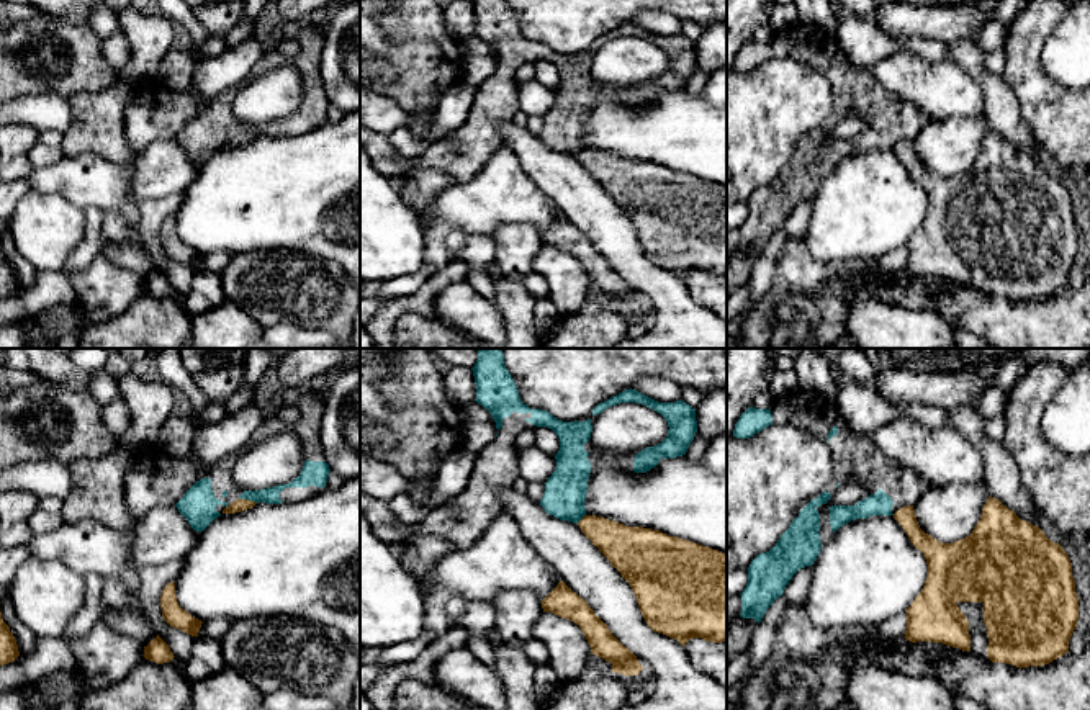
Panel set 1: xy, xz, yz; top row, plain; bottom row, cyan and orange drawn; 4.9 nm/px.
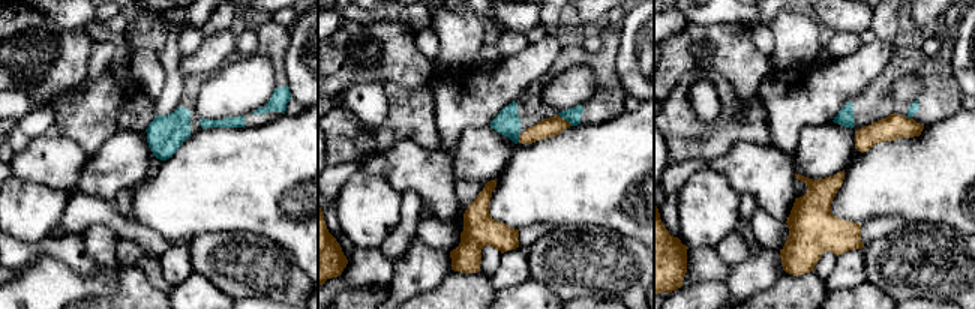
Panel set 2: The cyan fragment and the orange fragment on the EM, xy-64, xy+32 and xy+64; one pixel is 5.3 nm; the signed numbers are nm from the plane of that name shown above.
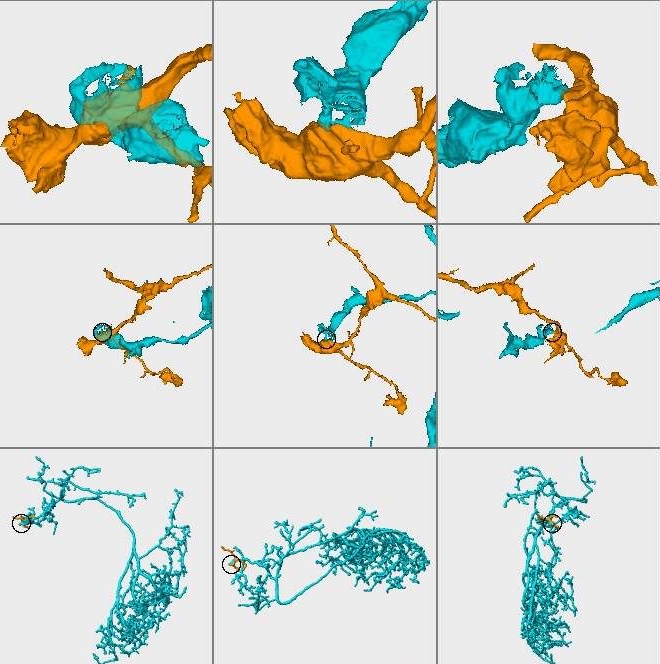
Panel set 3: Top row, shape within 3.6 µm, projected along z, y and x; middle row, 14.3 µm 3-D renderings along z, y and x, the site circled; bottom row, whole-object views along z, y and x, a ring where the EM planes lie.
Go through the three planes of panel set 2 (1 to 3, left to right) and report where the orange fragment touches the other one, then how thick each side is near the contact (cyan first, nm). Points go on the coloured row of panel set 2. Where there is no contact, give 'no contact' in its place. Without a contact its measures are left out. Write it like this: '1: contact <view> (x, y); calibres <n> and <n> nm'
1: no contact
2: contact xy+32 (564, 119); calibres 80 and 100 nm
3: contact xy+64 (908, 116); calibres 60 and 140 nm

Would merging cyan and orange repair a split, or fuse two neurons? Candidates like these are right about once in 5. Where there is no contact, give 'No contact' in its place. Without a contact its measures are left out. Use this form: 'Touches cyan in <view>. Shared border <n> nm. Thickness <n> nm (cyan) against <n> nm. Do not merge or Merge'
Touches cyan in xy. Shared border 100 nm. Thickness 80 nm (cyan) against 60 nm. Do not merge

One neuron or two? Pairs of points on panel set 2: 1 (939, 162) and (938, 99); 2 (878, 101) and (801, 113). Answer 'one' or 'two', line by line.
1: two
2: two

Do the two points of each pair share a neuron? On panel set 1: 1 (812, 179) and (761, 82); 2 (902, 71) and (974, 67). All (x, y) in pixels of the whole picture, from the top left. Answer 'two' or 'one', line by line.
1: two
2: two

